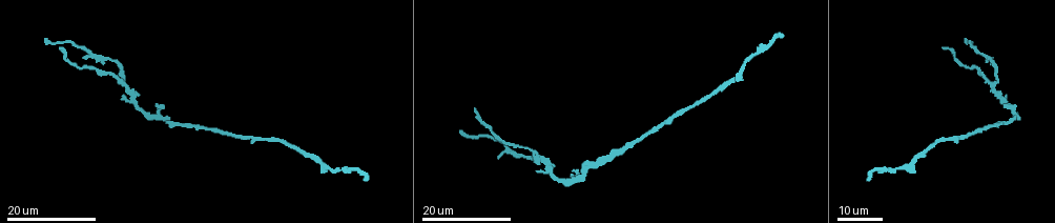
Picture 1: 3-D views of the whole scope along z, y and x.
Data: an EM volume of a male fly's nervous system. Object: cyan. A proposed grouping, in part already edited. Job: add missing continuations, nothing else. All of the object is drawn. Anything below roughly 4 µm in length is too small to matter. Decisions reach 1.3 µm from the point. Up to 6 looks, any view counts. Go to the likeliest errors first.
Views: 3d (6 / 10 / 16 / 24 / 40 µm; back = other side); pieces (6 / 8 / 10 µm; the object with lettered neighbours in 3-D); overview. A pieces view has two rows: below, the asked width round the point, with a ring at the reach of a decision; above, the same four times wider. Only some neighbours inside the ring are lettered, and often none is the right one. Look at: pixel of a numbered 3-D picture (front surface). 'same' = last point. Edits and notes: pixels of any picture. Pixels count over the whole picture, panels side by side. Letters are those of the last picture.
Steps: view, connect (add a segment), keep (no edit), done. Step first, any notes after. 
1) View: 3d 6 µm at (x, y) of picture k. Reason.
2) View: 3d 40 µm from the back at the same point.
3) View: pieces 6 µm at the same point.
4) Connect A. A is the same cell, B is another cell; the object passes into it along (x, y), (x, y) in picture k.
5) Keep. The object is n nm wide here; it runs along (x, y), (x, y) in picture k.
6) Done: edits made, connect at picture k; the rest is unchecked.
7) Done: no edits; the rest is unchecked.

View: 3d 24 µm at (944, 46) of picture 1. End of a long branch.

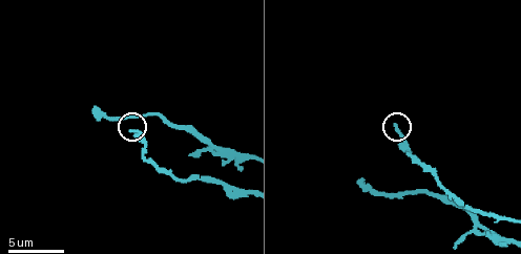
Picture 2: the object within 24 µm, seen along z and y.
View: pieces 8 µm at (131, 130) of picture 2.

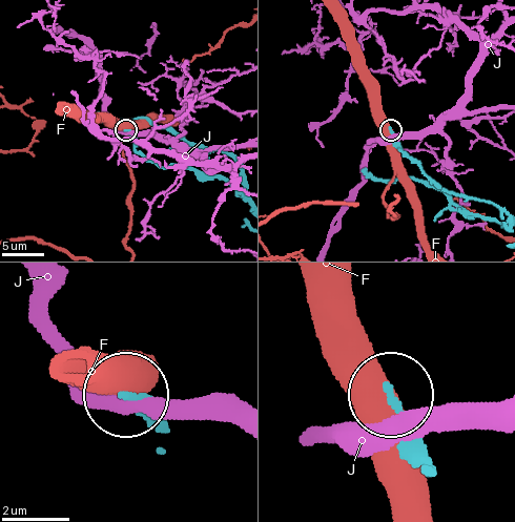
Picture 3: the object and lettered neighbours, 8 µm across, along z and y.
Keep. F and J are other cells; it runs along (428, 473), (426, 447), (397, 399) in picture 3; no lettered segment goes on from it.

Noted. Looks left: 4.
View: 3d 16 µm at (1005, 94) of picture 1. Branch stops here.

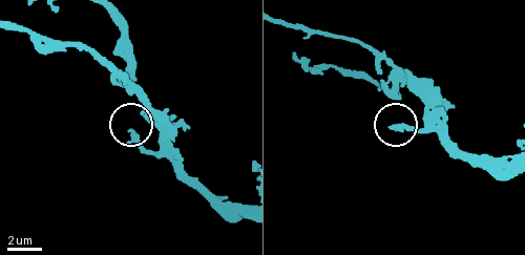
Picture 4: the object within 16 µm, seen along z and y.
View: 3d 6 µm at (134, 130) of picture 4.

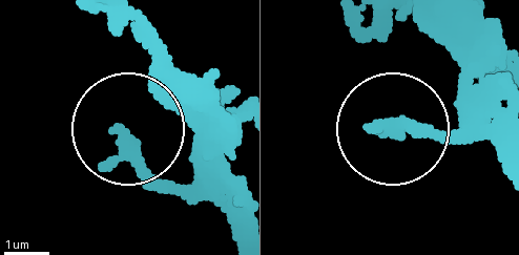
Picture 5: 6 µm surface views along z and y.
View: pieces 6 µm at (124, 130) of picture 5.

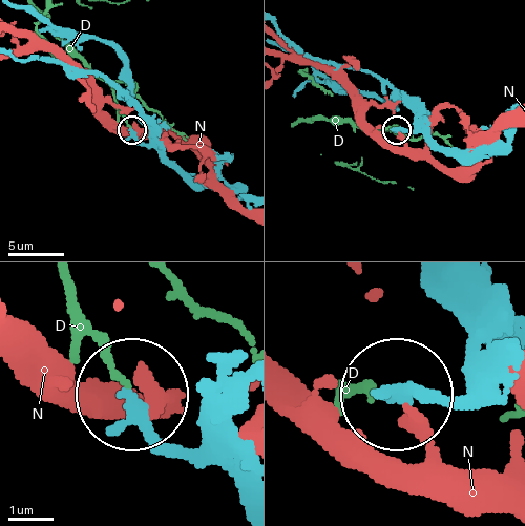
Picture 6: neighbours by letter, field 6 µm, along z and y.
Keep. The object is 310 nm wide here; D and N are other cells; it runs along (238, 488), (160, 443), (137, 401) in picture 6; none of them fits.

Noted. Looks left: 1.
View: pieces 8 µm at (361, 181) of picture 2.

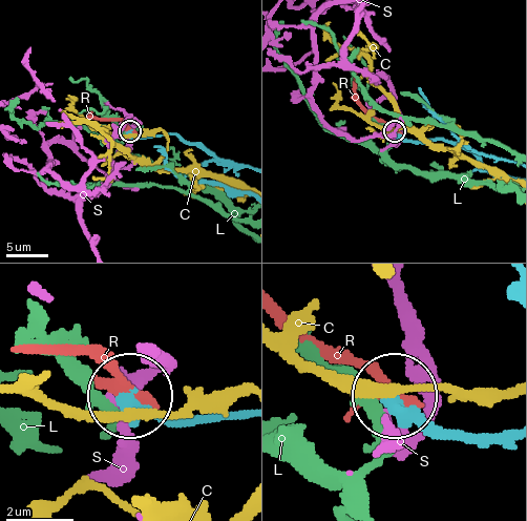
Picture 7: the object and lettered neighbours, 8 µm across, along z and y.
Connect R. R is the same cell, C, L and S are other cells; the object passes into it along (482, 433), (425, 430), (281, 306) in picture 7; it goes on there.

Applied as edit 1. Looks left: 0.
Done: edits made, connect at picture 7; the rest is unchecked.

